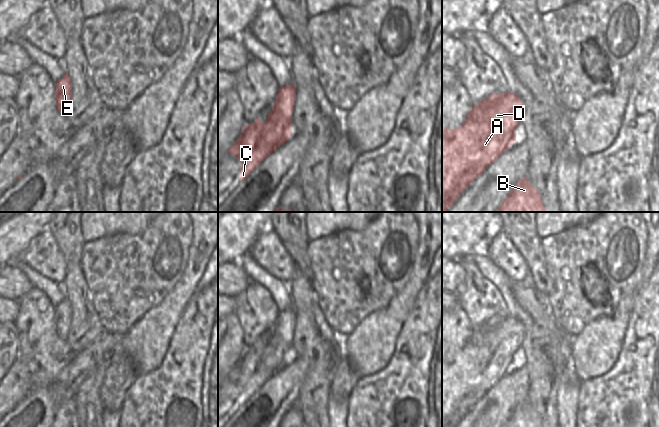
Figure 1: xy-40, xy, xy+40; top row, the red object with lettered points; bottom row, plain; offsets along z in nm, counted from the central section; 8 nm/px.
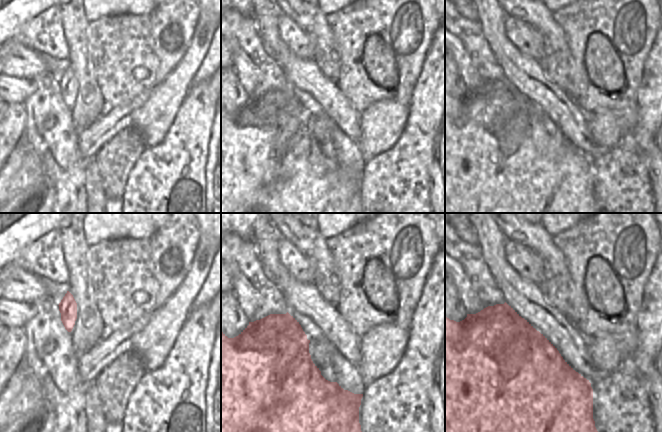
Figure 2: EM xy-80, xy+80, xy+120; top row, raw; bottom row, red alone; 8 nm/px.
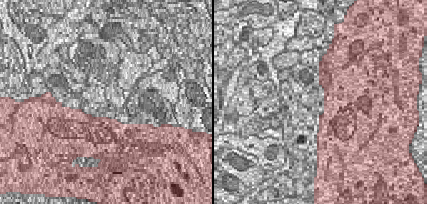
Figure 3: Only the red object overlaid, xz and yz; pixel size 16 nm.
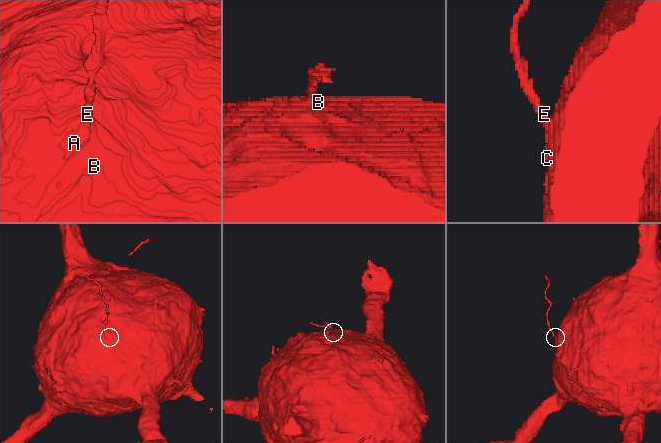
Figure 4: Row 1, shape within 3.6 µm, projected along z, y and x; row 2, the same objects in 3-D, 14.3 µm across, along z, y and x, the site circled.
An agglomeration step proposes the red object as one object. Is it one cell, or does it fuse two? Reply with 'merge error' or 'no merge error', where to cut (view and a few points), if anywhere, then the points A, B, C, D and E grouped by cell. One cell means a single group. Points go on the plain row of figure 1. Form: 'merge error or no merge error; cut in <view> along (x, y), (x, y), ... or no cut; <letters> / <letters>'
merge error; cut in xy along (273, 331), (277, 342), (290, 344); A B C D / E

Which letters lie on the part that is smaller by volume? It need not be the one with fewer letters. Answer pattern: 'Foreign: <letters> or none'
Foreign: E

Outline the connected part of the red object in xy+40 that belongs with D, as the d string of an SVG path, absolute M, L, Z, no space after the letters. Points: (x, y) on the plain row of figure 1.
M493 317L489 321L483 323L479 327L472 329L472 334L468 338L466 344L455 353L445 353L442 349L442 427L454 427L460 418L494 385L496 385L516 364L516 352L520 348L522 338L524 336L524 326L517 319L507 317Z

